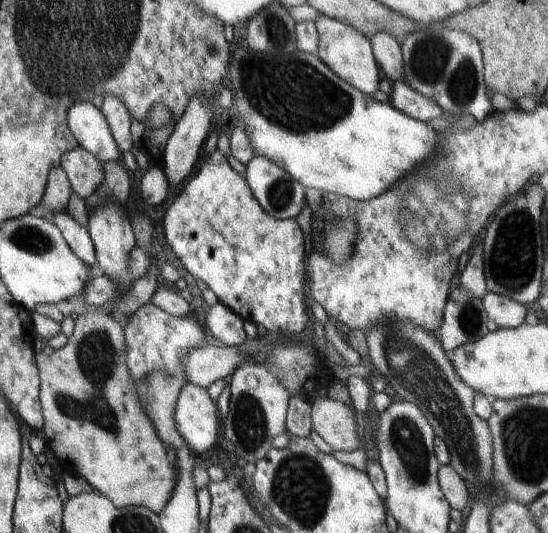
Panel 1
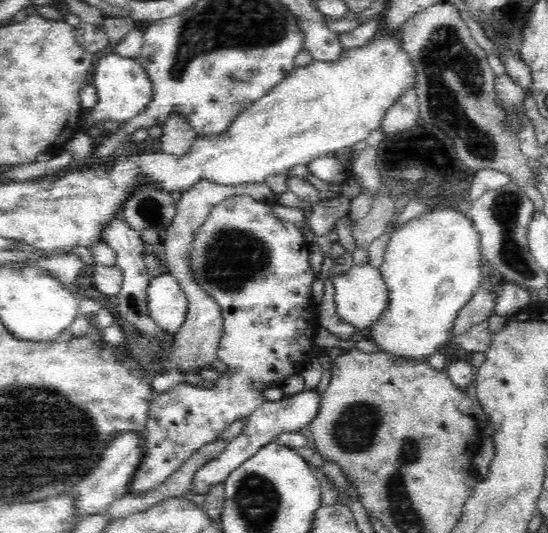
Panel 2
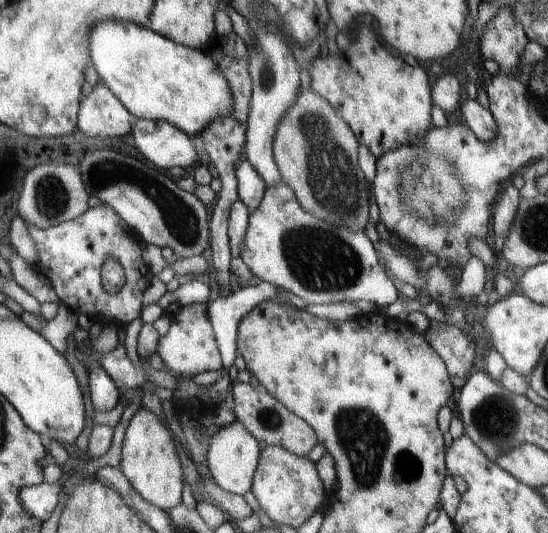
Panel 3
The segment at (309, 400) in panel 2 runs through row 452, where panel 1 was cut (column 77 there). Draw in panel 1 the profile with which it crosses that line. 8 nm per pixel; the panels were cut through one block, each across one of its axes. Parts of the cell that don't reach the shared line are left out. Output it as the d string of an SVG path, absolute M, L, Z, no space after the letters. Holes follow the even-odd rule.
M67 210L53 214L52 221L60 229L68 246L78 258L89 264L91 268L97 264L95 246L87 227L76 222Z

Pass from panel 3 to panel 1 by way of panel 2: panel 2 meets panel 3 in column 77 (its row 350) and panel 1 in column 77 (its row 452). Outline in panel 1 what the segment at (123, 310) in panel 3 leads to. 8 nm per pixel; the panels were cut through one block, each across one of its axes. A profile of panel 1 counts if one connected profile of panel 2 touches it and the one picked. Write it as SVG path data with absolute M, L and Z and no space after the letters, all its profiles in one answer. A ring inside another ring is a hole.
M80 145L62 155L61 167L67 174L73 192L83 199L93 195L105 179L102 164Z

